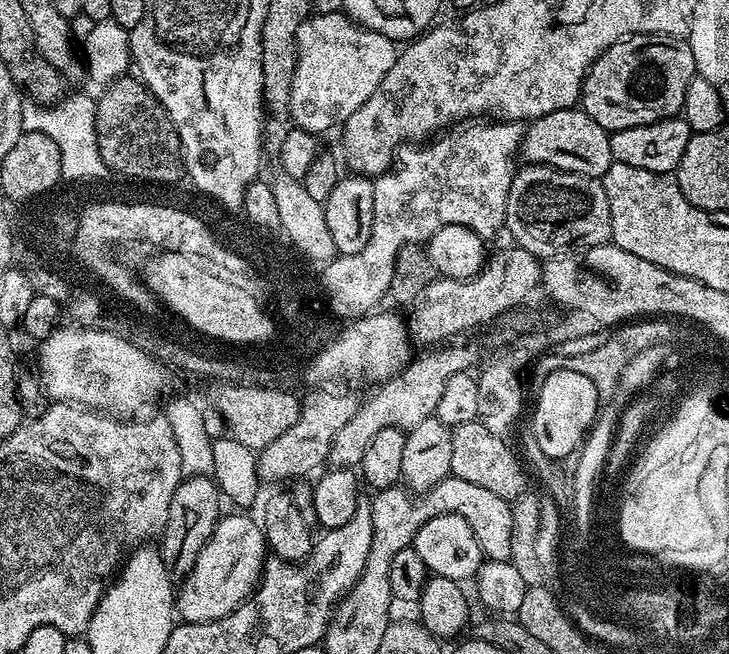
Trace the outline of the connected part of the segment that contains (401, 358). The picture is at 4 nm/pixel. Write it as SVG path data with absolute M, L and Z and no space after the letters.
M376 310L343 325L344 329L323 345L307 365L308 372L320 386L340 386L343 380L376 380L383 382L398 375L413 359L413 341L405 317Z

